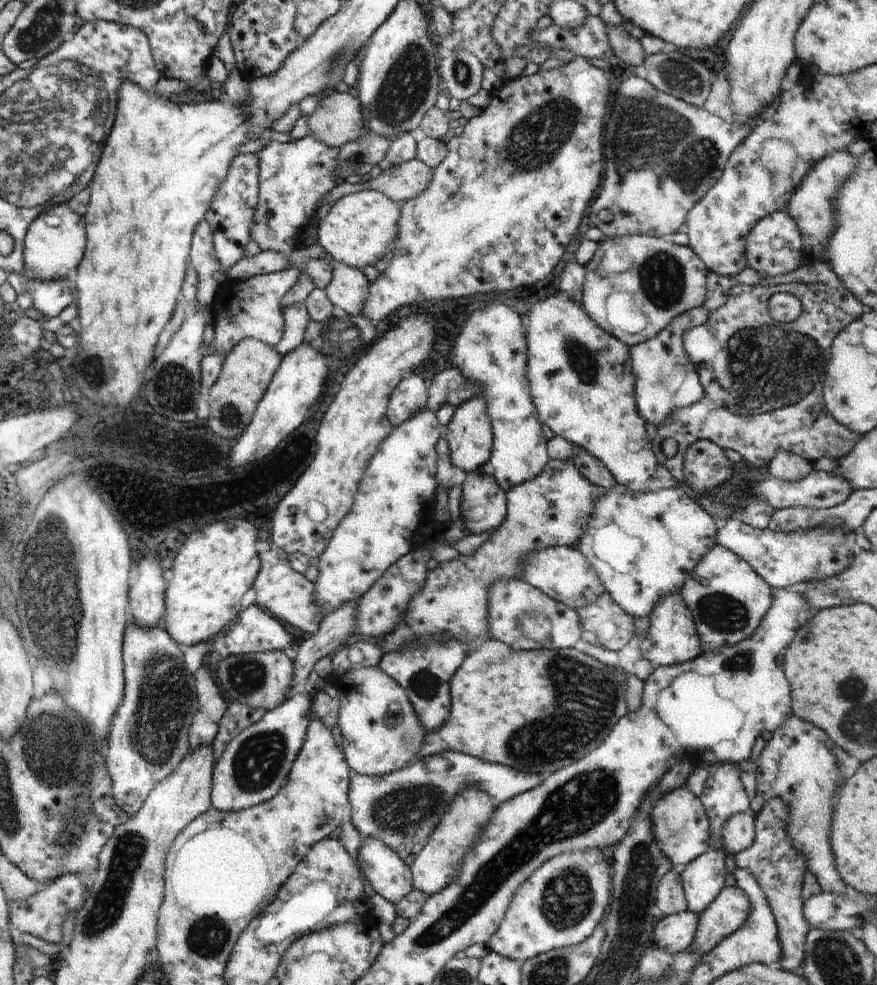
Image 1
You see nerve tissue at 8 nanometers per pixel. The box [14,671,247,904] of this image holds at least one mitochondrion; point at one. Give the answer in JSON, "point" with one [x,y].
{"point":[50,747]}

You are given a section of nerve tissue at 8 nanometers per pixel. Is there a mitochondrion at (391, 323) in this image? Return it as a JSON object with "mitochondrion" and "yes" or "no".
{"mitochondrion":"no"}

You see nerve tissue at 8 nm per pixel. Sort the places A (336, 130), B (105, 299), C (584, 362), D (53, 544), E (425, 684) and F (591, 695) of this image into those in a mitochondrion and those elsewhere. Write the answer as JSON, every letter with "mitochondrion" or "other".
{"A":"other","B":"other","C":"mitochondrion","D":"mitochondrion","E":"mitochondrion","F":"mitochondrion"}

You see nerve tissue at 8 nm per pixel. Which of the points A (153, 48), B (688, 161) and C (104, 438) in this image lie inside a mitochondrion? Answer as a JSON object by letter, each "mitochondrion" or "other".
{"A":"other","B":"mitochondrion","C":"other"}

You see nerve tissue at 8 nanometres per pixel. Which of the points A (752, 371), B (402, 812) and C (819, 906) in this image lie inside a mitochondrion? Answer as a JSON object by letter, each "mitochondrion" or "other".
{"A":"mitochondrion","B":"mitochondrion","C":"other"}

